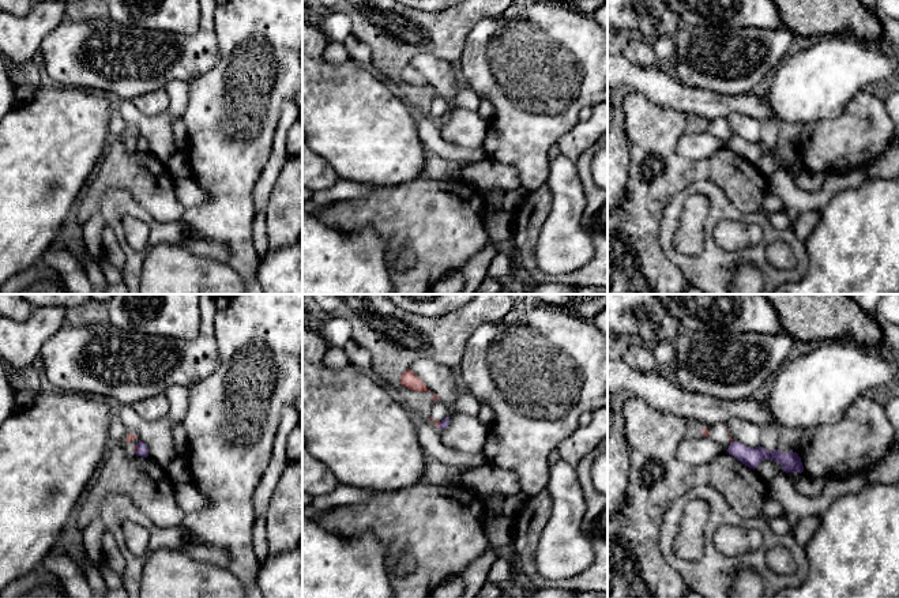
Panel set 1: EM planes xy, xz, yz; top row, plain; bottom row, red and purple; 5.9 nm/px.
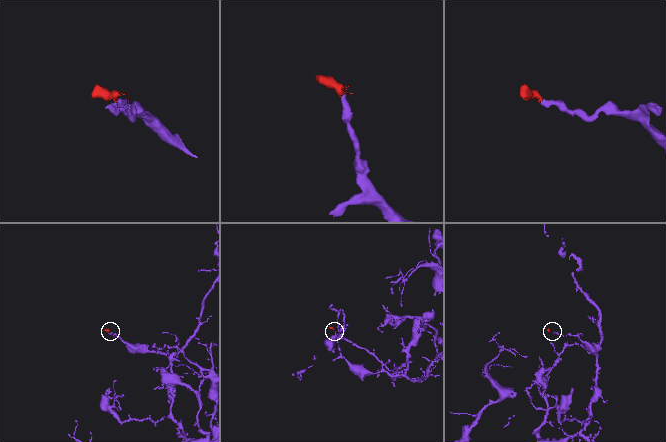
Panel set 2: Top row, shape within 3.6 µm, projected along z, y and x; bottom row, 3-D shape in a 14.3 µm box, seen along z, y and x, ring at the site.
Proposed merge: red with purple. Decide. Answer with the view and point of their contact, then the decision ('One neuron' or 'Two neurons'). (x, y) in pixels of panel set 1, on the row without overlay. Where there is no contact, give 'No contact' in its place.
Touches red at xy (135, 145). Two neurons

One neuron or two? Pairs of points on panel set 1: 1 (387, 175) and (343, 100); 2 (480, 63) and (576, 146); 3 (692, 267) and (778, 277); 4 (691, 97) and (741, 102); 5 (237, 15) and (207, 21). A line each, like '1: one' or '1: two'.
1: one
2: two
3: one
4: one
5: two

